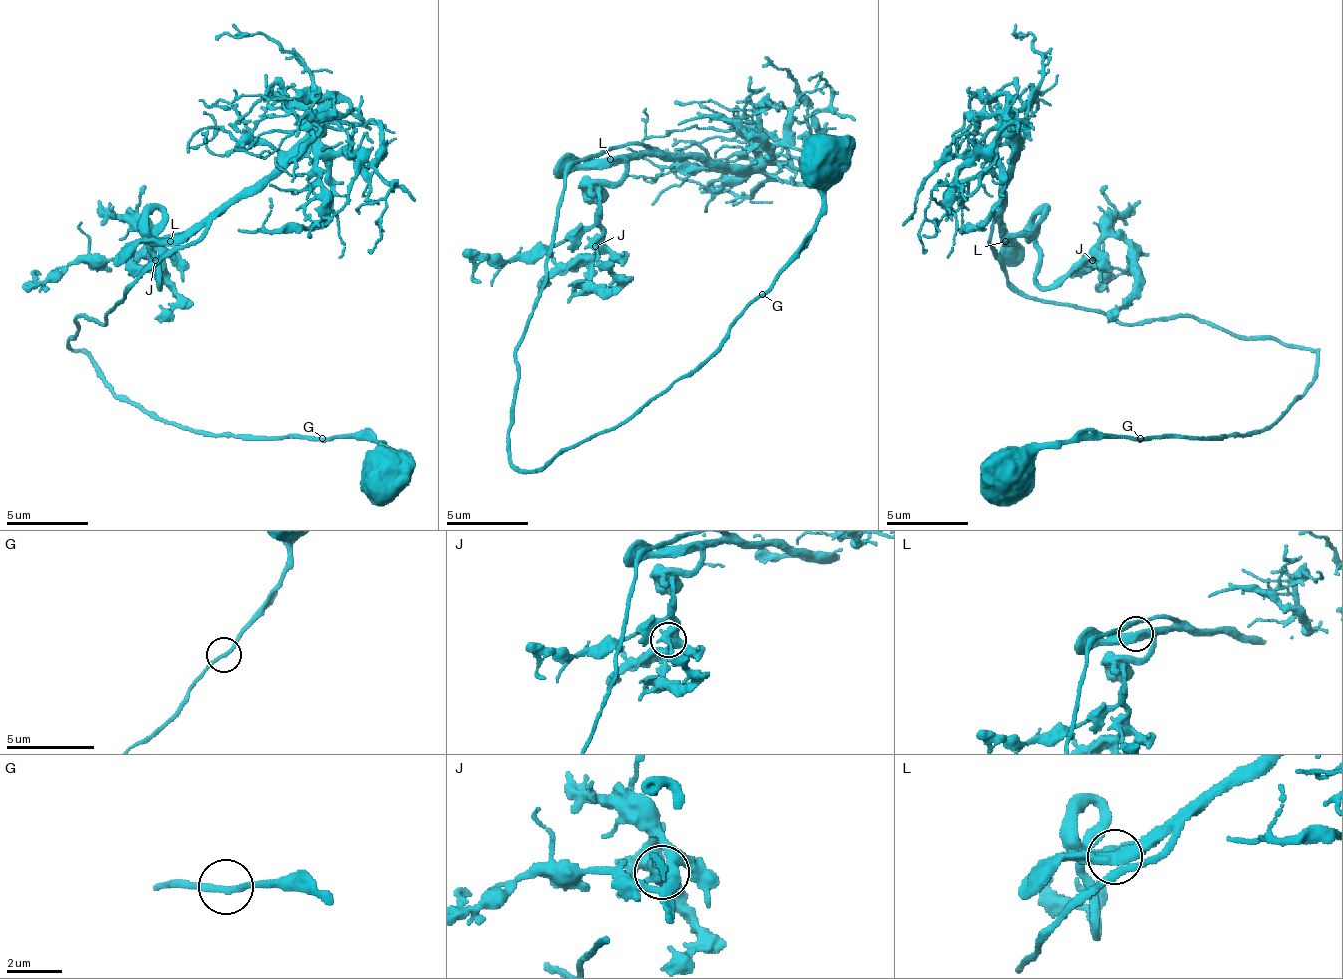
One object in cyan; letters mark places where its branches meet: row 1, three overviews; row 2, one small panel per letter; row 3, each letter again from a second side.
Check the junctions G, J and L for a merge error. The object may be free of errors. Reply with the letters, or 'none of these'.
none of these

